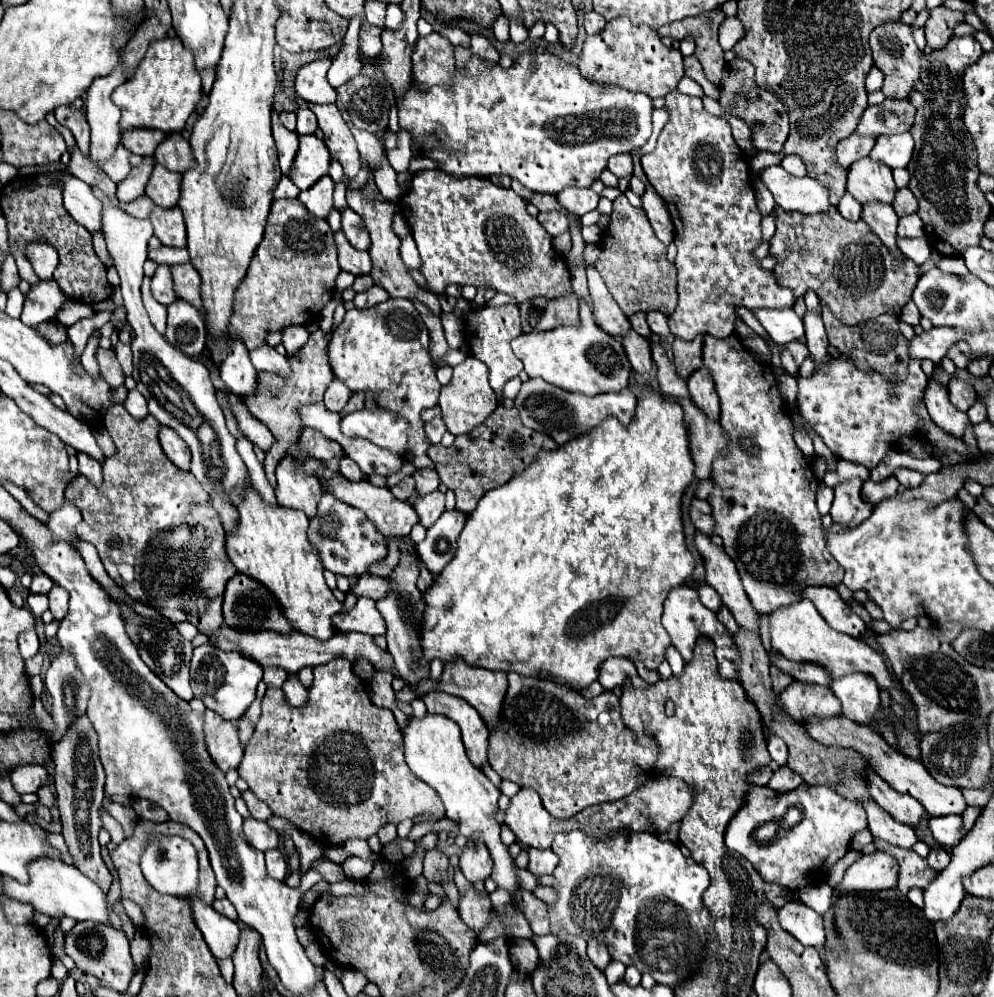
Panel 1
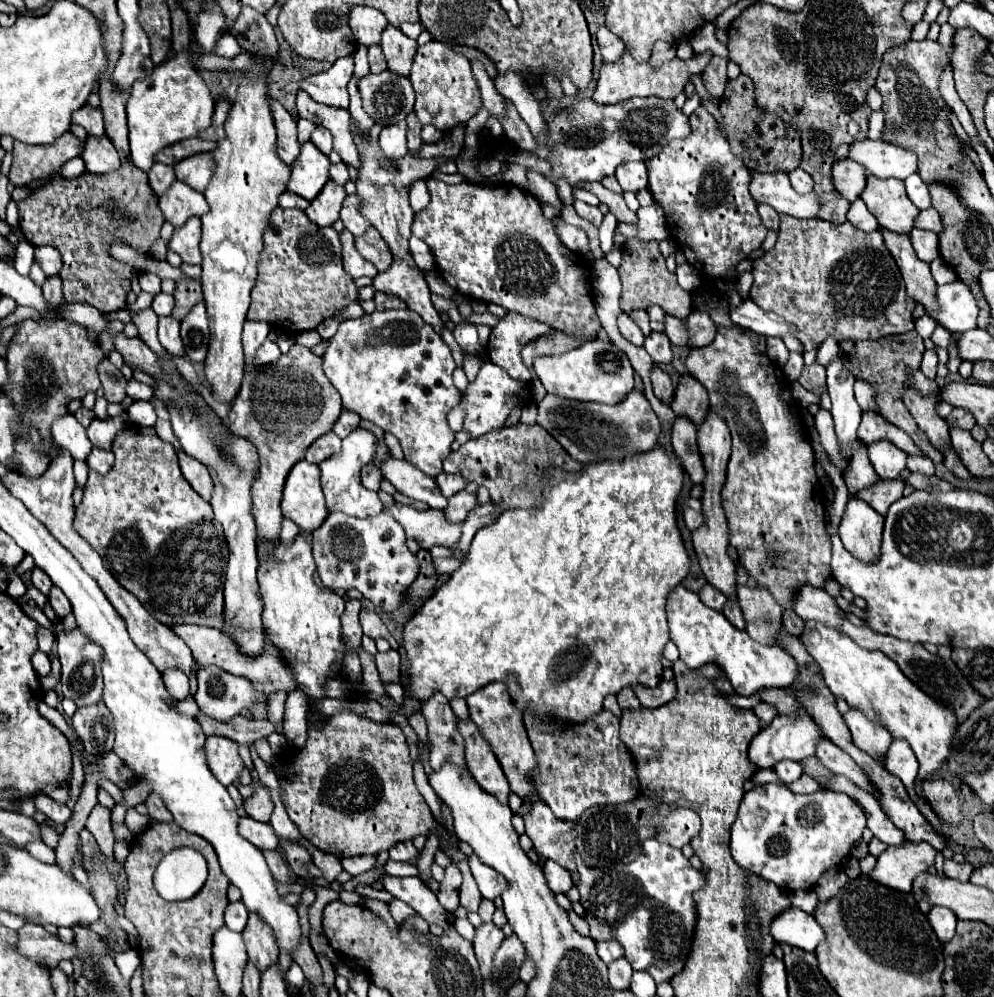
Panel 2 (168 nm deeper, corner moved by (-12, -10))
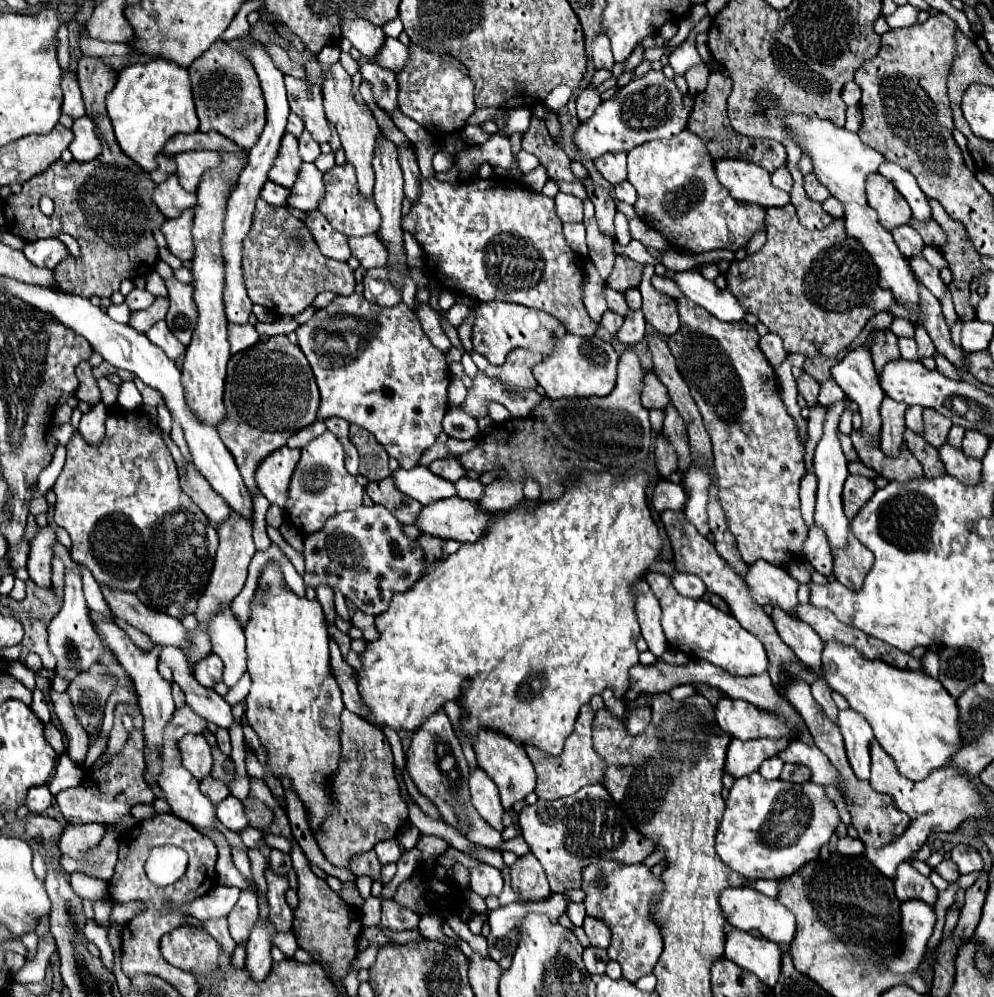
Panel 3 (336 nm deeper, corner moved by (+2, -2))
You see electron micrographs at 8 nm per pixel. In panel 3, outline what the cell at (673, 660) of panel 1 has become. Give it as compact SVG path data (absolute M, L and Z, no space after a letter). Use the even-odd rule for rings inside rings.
M640 578L636 584L634 584L634 596L636 596L636 616L638 616L638 624L640 624L640 630L642 630L642 636L648 644L648 650L660 658L666 650L666 638L664 638L664 632L662 632L662 626L660 626L660 616L662 616L662 610L660 610L660 602L658 598L654 596L654 592L650 590L648 582L644 578Z

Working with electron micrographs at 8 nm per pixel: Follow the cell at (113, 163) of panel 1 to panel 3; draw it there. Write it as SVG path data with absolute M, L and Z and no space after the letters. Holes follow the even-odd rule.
M88 116L74 120L74 142L70 142L70 152L74 152L74 160L90 162L102 152L102 144L94 132L94 122Z

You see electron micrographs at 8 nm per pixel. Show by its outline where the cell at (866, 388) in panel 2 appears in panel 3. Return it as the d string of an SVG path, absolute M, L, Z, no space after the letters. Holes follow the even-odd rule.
M858 346L854 350L850 350L836 366L832 366L832 378L838 382L838 386L846 392L846 396L858 404L858 412L862 414L862 434L864 438L874 444L878 440L878 434L880 434L880 402L884 398L882 394L882 388L878 384L878 376L876 376L876 370L874 370L874 364L872 364L872 356L870 356L870 350L864 348L864 346Z

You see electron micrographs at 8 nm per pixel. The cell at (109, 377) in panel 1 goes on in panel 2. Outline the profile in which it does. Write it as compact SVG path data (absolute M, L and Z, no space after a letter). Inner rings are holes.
M104 358L98 364L98 374L100 374L100 382L102 382L104 396L108 398L108 402L122 402L126 398L124 374L108 358Z

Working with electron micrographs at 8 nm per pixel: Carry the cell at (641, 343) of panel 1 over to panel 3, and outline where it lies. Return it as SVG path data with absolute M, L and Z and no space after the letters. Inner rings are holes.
M648 372L644 378L644 390L642 390L642 406L646 410L650 408L658 408L658 410L666 410L666 406L670 404L670 396L666 386L652 374Z

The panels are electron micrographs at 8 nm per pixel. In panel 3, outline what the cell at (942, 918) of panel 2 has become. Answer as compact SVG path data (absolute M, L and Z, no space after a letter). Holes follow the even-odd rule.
M922 900L902 902L900 914L902 914L904 950L898 956L886 960L884 966L888 966L888 970L892 970L894 974L910 974L912 970L916 970L926 952L928 938L932 936L934 930L936 914L934 908L930 908Z

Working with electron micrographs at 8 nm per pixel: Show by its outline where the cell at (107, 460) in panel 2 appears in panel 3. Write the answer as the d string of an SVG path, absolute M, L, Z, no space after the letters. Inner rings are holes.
M102 402L94 404L94 406L90 408L90 412L82 414L78 432L86 438L86 442L90 442L90 444L102 442L102 438L104 438L104 434L106 434L106 430L104 430L106 416L108 416L108 410L106 410L106 406L102 406Z

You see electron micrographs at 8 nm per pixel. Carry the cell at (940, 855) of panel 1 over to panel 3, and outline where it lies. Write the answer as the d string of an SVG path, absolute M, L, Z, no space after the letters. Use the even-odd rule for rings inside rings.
M942 860L934 870L936 870L944 880L948 880L948 882L956 882L956 880L960 878L958 866L956 866L954 862L950 862L950 860Z

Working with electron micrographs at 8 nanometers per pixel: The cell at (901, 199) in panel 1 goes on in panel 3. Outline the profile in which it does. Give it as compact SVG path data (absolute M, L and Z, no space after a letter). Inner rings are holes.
M910 220L910 226L914 230L918 230L918 234L922 236L926 246L934 246L934 248L940 250L946 244L946 234L934 220L930 220L930 222L914 222L914 220Z

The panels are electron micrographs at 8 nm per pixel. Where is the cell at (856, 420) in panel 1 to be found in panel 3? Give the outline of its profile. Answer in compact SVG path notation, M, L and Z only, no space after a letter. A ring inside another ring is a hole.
M898 338L898 346L900 346L902 358L906 358L906 360L916 360L918 358L914 338Z

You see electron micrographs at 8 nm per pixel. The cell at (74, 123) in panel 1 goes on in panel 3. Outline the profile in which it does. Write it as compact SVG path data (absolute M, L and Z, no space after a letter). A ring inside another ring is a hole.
M62 72L62 90L64 90L62 112L68 114L70 118L82 118L86 112L84 112L82 94L78 88L76 72Z

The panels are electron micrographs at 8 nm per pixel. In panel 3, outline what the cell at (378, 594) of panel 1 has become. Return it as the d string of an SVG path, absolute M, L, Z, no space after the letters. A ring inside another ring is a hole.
M422 534L418 538L420 546L426 552L426 564L438 562L442 560L442 546L444 546L444 538L432 538L432 534Z

